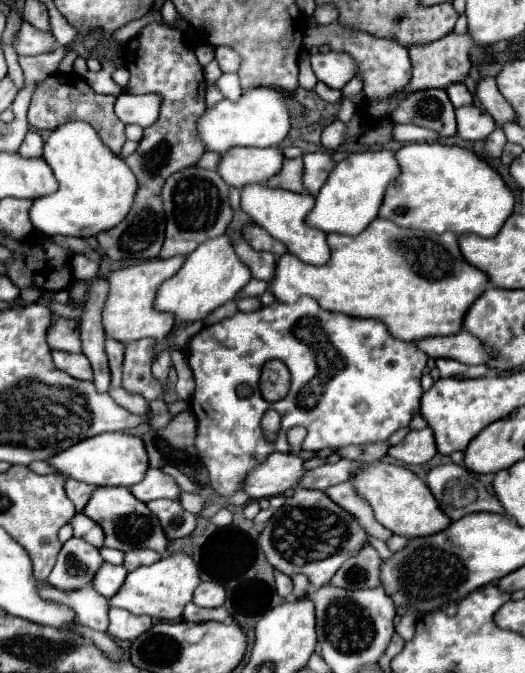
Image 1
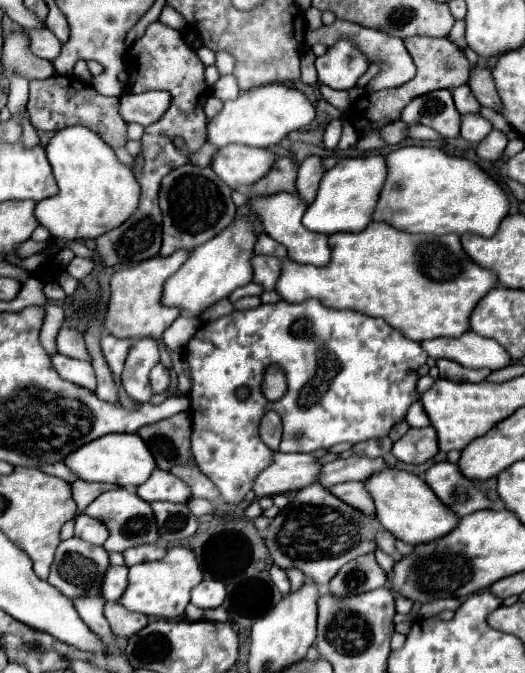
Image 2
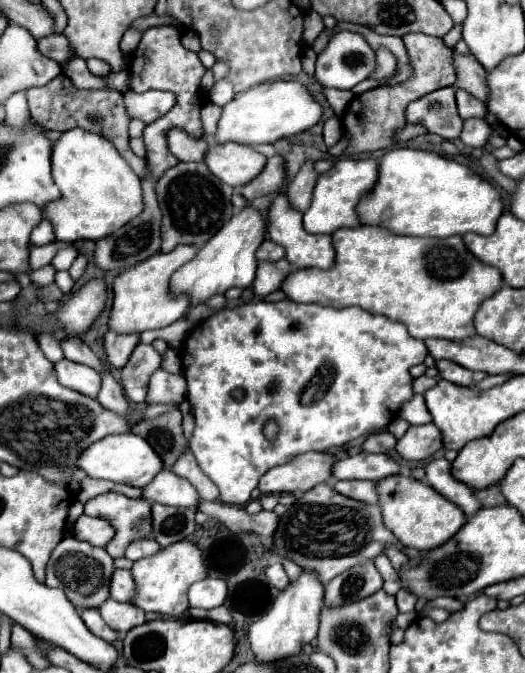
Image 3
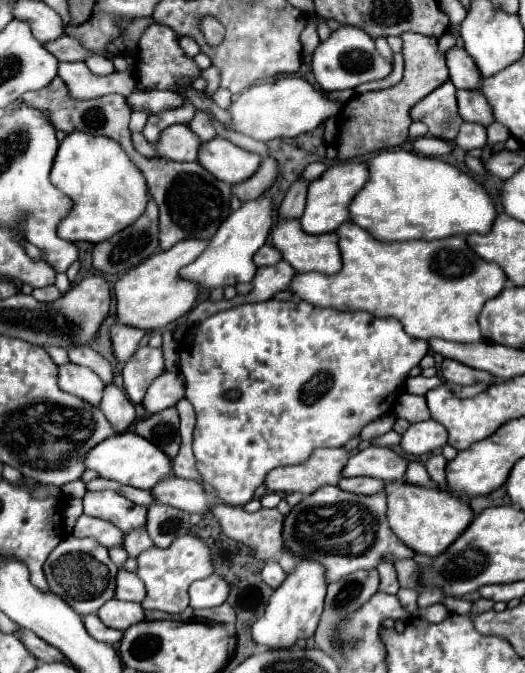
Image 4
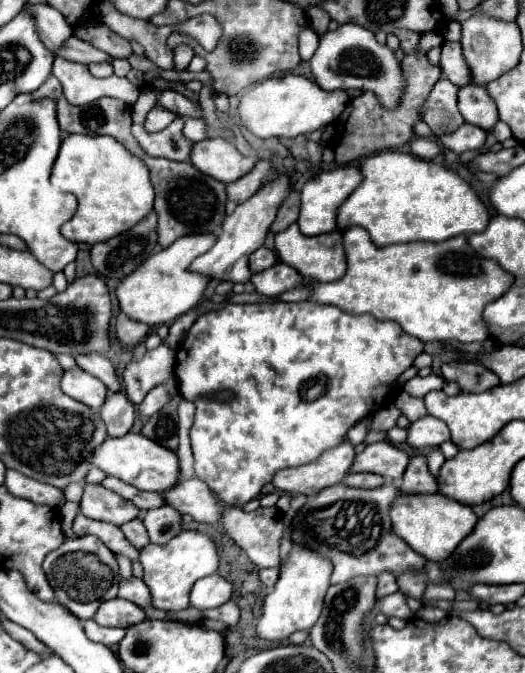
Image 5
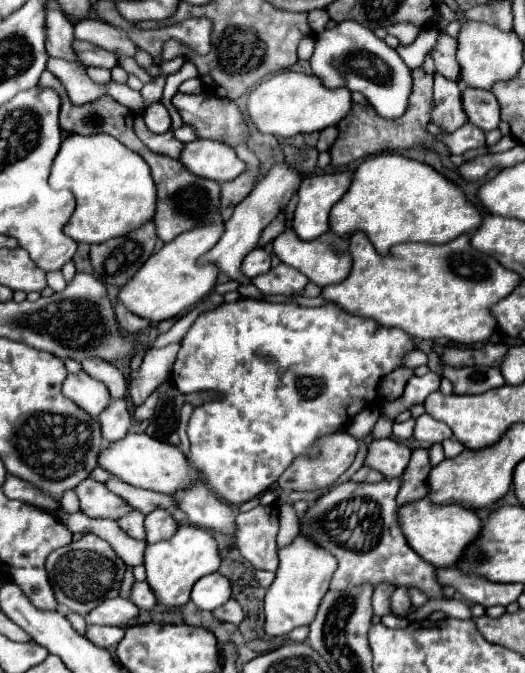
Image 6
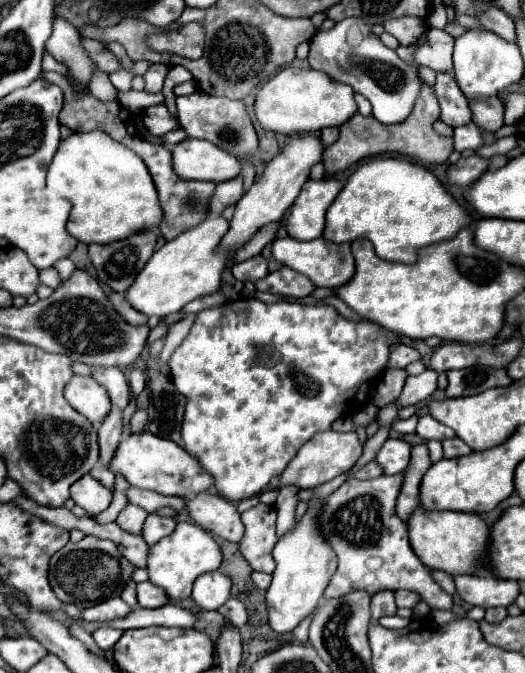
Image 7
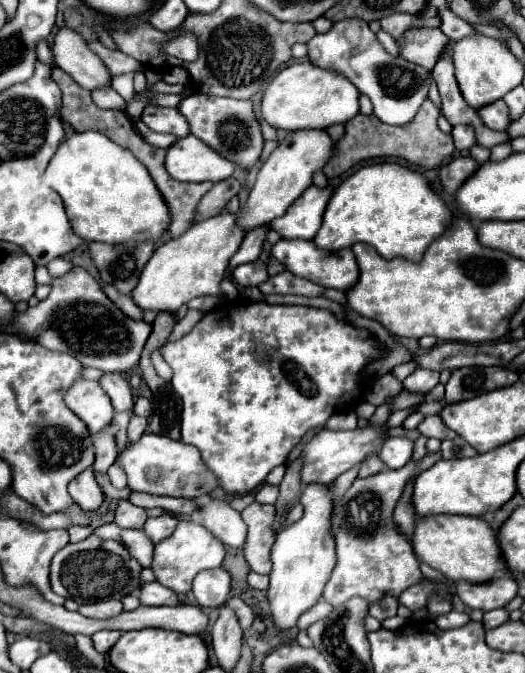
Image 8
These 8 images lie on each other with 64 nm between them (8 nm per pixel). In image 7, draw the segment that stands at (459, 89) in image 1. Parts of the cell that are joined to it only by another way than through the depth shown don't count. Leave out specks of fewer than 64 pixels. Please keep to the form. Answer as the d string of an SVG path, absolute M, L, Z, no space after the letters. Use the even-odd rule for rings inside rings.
M498 96L470 100L470 108L472 108L472 122L478 128L486 132L496 132L498 128L504 126L504 104Z

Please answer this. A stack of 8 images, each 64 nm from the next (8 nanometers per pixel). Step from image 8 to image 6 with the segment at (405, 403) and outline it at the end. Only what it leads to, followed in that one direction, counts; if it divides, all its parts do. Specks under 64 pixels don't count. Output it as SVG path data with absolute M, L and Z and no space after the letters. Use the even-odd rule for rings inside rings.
M380 414L374 429L372 430L373 439L379 440L390 437L392 435L392 425L392 420L384 416L384 414Z

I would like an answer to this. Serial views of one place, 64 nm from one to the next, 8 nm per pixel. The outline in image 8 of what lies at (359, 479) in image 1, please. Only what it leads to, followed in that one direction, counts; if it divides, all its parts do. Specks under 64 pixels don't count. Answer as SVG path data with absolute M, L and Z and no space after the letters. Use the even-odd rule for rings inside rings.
M438 514L430 518L420 516L412 534L412 548L424 564L440 570L446 578L454 582L458 580L486 582L498 574L506 574L496 534L482 518L460 516L460 514Z

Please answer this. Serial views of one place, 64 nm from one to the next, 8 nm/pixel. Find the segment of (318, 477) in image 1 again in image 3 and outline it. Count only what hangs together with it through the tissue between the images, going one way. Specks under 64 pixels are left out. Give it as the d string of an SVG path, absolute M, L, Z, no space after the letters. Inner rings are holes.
M360 452L360 454L338 460L332 468L332 478L336 480L382 480L398 472L400 472L400 466L390 456Z

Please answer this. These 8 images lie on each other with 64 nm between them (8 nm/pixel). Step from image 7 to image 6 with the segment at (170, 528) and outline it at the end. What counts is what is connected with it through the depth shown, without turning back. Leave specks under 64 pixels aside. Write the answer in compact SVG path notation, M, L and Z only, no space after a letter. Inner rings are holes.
M154 510L146 514L146 542L154 544L160 540L168 540L178 530L178 522L172 518L170 510Z

